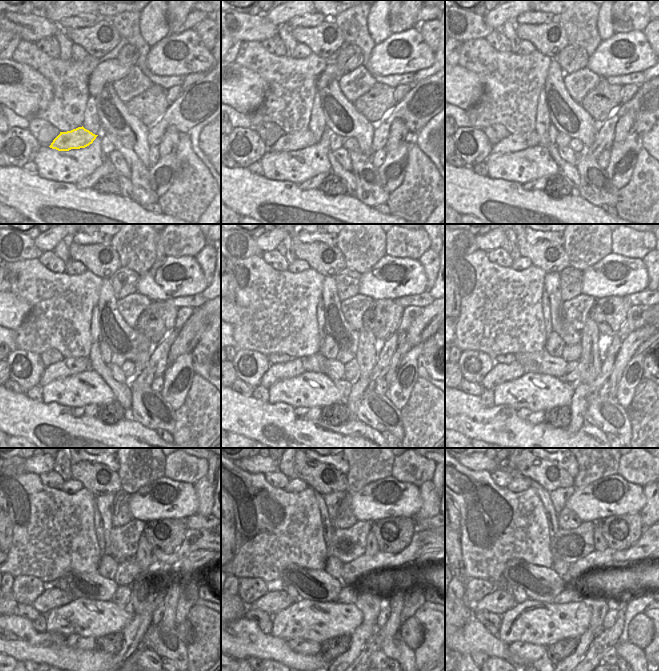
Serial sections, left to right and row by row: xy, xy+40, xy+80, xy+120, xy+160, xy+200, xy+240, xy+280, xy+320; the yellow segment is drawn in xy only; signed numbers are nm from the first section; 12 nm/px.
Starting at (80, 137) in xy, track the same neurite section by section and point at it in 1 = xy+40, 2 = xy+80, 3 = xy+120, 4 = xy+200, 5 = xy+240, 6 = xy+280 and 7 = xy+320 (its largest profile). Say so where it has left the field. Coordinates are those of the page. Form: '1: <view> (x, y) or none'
1: xy+40 (293, 141)
2: xy+80 (515, 142)
3: xy+120 (68, 366)
4: xy+200 (500, 373)
5: xy+240 (51, 598)
6: xy+280 (272, 602)
7: xy+320 (499, 601)

